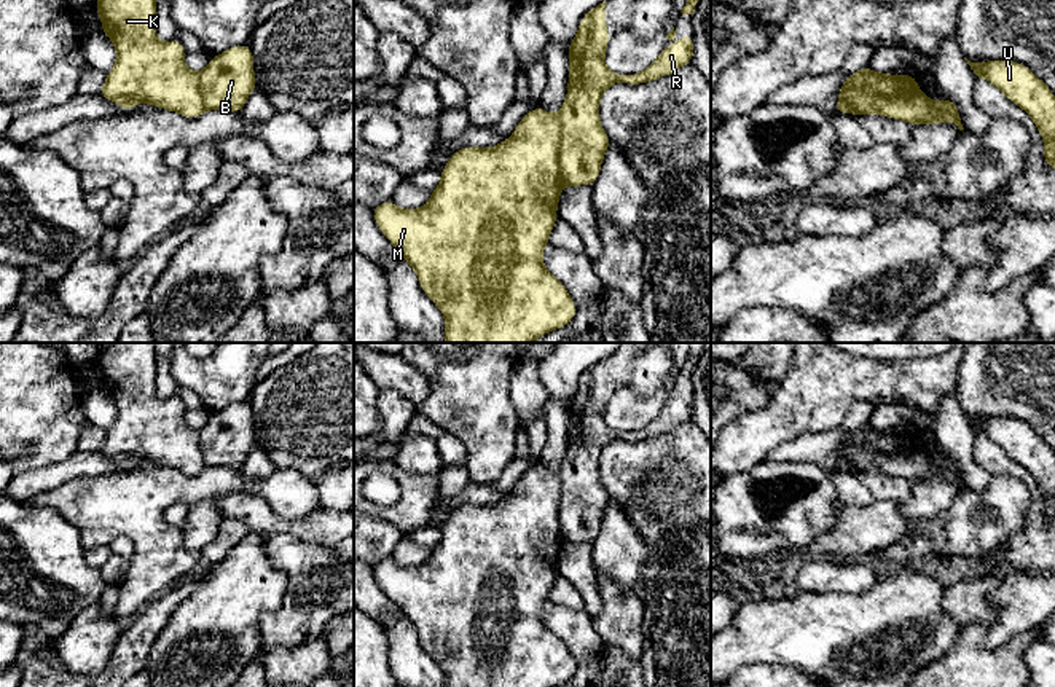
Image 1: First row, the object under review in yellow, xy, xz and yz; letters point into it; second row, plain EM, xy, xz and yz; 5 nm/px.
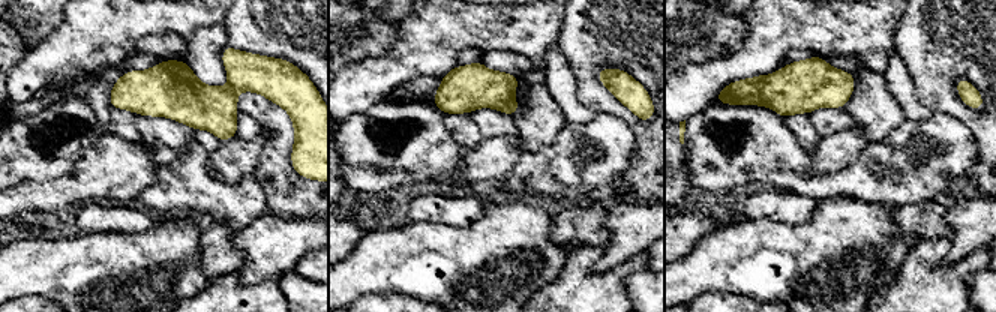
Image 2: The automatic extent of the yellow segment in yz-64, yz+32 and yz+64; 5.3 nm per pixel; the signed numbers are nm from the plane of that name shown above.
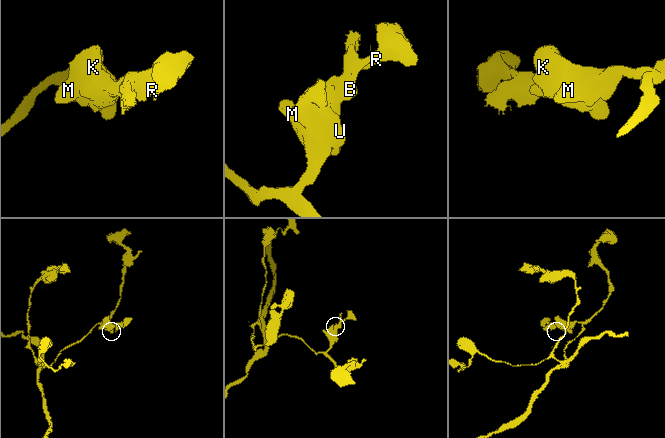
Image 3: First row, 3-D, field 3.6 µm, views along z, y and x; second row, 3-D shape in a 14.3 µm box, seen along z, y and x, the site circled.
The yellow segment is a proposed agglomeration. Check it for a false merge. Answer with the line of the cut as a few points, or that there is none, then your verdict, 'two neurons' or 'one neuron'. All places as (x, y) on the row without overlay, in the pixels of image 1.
cut in yz along (902, 432), (902, 442), (890, 451), (850, 443), (842, 456); two neurons

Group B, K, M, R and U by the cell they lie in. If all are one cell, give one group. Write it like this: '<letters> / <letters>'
B R / K M U

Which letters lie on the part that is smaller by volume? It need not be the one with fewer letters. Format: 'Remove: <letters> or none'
Remove: B, R

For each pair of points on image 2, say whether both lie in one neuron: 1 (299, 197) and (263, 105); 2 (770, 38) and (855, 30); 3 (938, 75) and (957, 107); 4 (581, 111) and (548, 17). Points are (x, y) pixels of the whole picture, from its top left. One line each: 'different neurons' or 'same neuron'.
1: same neuron
2: same neuron
3: same neuron
4: different neurons

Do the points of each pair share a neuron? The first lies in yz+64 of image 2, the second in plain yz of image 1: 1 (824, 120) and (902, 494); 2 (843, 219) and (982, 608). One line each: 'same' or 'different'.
1: same
2: different

